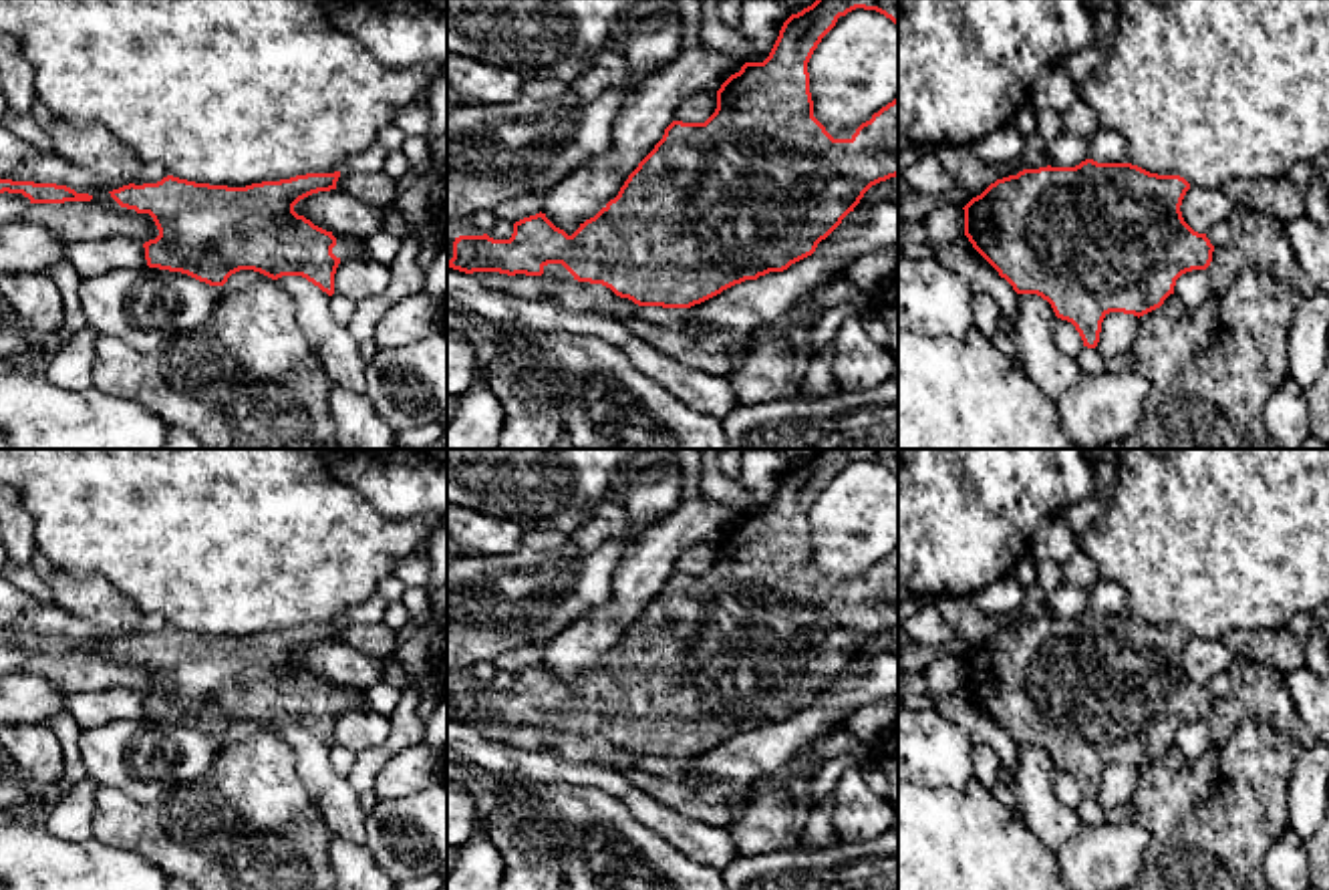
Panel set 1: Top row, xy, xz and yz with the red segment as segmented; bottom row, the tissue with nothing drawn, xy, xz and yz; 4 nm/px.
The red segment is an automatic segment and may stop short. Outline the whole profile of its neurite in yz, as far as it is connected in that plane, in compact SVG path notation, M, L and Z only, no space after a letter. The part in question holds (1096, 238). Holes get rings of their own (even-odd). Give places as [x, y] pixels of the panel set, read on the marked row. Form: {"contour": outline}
{"contour": "M1085 159L1075 167L1023 169L997 179L963 207L965 236L1017 294L1037 294L1047 300L1057 318L1075 326L1083 346L1095 348L1110 312L1140 318L1174 294L1182 274L1210 266L1214 246L1206 234L1194 232L1180 211L1188 189L1190 183L1180 175L1150 173L1132 163Z"}

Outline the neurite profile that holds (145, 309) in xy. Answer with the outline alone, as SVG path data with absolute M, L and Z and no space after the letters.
M149 266L115 268L85 276L79 284L89 326L99 336L113 336L139 352L161 350L195 330L224 296L224 286Z

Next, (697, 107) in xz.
M699 91L695 95L685 97L677 111L675 121L683 123L705 123L717 109L717 93Z

